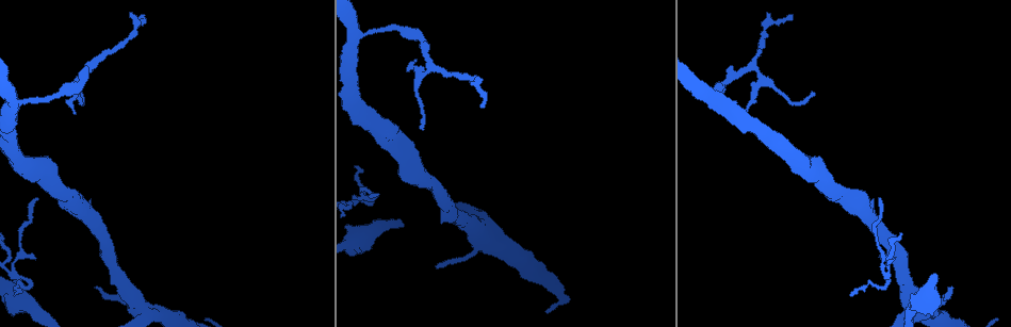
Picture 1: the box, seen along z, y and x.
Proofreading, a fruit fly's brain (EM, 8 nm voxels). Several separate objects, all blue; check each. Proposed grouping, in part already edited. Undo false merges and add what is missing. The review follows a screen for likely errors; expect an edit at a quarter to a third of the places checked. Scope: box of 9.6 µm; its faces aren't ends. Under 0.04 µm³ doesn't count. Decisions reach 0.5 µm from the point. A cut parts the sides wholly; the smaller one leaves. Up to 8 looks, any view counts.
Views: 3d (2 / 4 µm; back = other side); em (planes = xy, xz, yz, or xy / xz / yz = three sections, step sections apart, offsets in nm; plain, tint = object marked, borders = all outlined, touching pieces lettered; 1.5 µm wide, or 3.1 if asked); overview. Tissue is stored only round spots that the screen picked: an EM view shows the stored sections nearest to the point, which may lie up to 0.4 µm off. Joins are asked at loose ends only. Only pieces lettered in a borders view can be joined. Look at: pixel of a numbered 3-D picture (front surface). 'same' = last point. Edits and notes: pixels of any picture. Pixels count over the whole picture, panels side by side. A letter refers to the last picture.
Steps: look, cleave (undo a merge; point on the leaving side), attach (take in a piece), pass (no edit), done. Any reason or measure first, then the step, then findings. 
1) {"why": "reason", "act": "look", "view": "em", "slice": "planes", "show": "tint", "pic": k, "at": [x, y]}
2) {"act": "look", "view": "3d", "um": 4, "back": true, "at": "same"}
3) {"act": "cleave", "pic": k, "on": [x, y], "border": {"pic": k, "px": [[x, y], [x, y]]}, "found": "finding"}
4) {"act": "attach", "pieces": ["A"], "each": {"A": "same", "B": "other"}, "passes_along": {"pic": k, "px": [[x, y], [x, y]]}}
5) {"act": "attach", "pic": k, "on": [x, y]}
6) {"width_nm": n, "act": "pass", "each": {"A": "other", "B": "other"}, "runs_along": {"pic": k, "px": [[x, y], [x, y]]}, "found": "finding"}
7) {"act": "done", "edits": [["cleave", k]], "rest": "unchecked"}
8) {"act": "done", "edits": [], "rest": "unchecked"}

{"why": "abrupt turn", "act": "look", "view": "em", "slice": "yz", "step": 4, "show": "tint", "pic": 1, "at": [751, 64]}

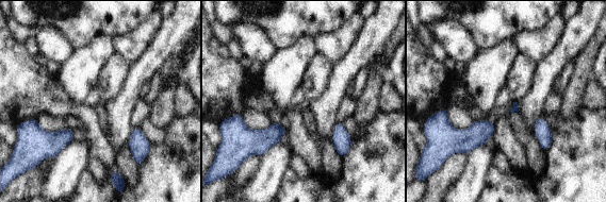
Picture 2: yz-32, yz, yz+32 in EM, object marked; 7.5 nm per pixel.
{"act": "look", "view": "em", "slice": "planes", "show": "tint", "at": "same"}

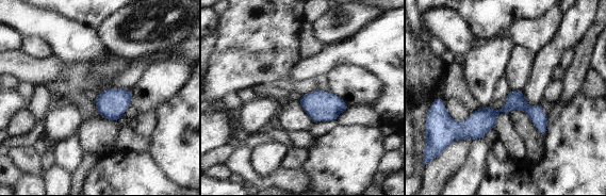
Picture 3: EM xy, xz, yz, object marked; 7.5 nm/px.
{"why": "what lies round it", "act": "look", "view": "em", "slice": "planes", "show": "borders", "at": "same"}

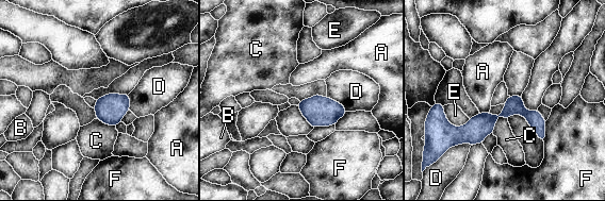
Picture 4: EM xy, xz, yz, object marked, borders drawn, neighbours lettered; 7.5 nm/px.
{"act": "pass", "each": {"A": "other", "B": "other", "C": "other", "D": "other", "E": "other", "F": "other"}, "border": {"pic": 4, "px": [[327, 96], [340, 102], [348, 111]]}, "found": "one neuron here"}

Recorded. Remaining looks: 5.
{"why": "three arms meet", "act": "look", "view": "em", "slice": "planes", "show": "tint", "pic": 1, "at": [356, 37]}

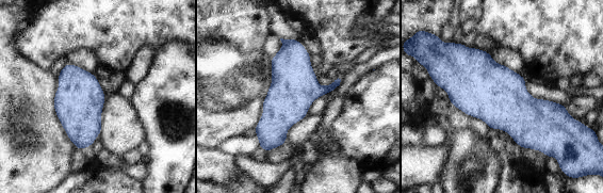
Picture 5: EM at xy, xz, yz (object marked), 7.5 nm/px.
{"why": "what lies round it", "act": "look", "view": "em", "slice": "planes", "show": "borders", "at": "same"}

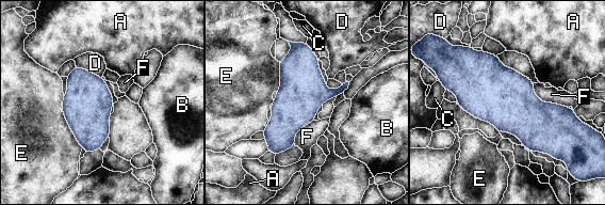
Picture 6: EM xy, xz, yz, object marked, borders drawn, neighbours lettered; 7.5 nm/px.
{"width_nm": 360, "act": "pass", "each": {"A": "other", "B": "other", "C": "other", "D": "other", "E": "other", "F": "other"}, "border": {"pic": 6, "px": [[533, 83], [540, 99], [568, 107]]}, "found": "all the same neuron"}

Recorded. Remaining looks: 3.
{"why": "thin end", "act": "look", "view": "em", "slice": "planes", "show": "borders", "pic": 1, "at": [143, 15]}

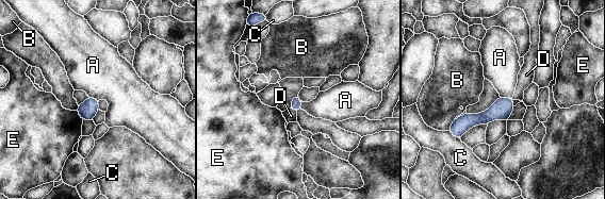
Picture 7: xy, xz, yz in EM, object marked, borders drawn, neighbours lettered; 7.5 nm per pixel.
{"act": "pass", "each": {"A": "other", "B": "other", "C": "other", "D": "other", "E": "other"}, "runs_along": {"pic": 7, "px": [[510, 100], [453, 130]]}, "found": "no lettered piece goes on from it"}

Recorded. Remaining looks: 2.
{"act": "done", "edits": [], "rest": "unchecked"}

